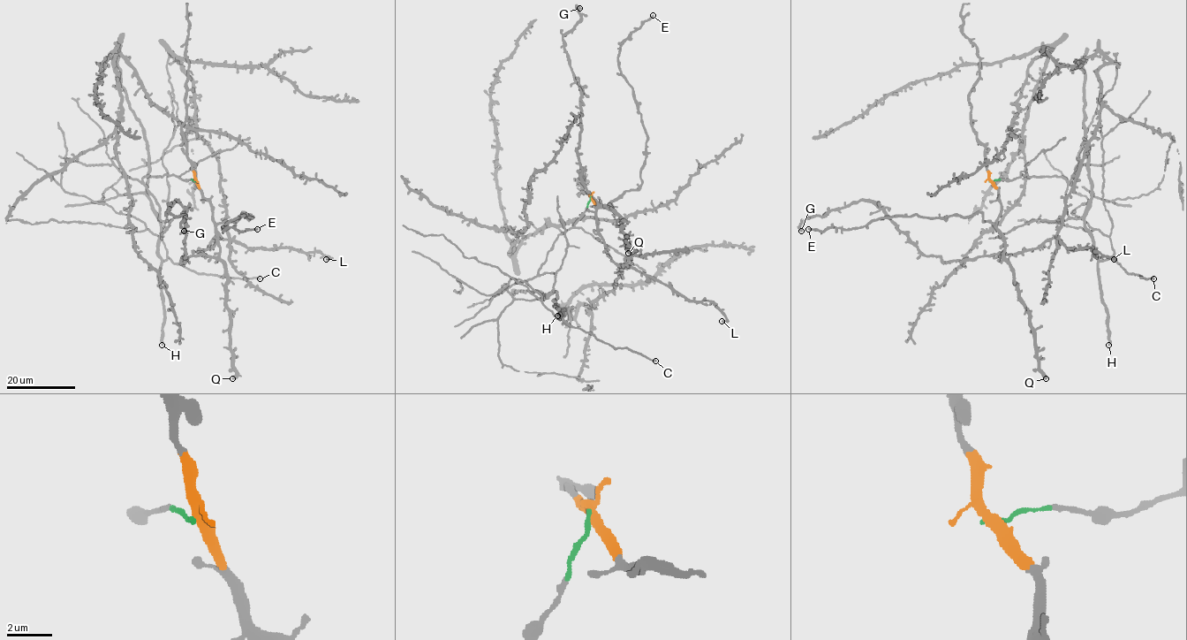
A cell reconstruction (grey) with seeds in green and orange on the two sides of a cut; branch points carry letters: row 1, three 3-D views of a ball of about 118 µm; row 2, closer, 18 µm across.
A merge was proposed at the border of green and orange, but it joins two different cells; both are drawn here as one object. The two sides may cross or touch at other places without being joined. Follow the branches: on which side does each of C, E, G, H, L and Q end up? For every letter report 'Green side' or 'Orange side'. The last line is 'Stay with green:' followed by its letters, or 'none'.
C: Green side
E: Orange side
G: Orange side
H: Green side
L: Orange side
Q: Orange side
Stay with green: C, H

